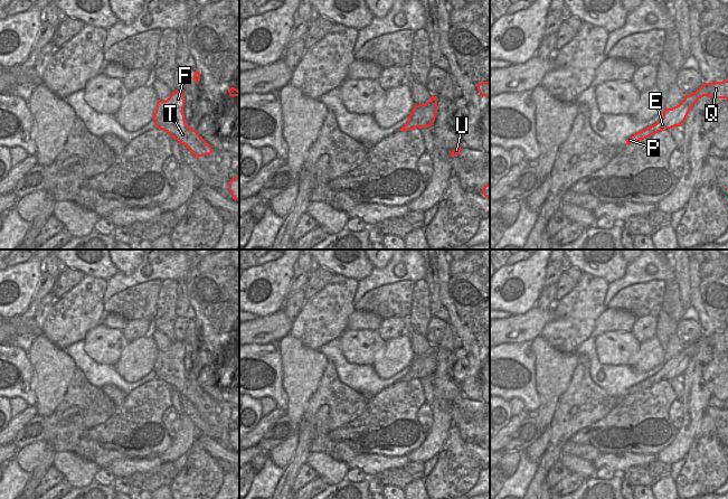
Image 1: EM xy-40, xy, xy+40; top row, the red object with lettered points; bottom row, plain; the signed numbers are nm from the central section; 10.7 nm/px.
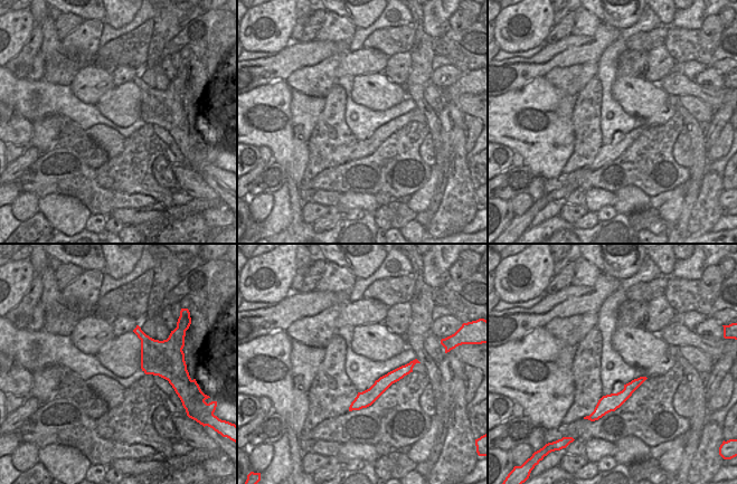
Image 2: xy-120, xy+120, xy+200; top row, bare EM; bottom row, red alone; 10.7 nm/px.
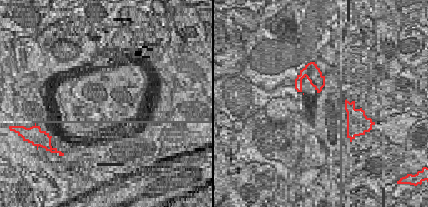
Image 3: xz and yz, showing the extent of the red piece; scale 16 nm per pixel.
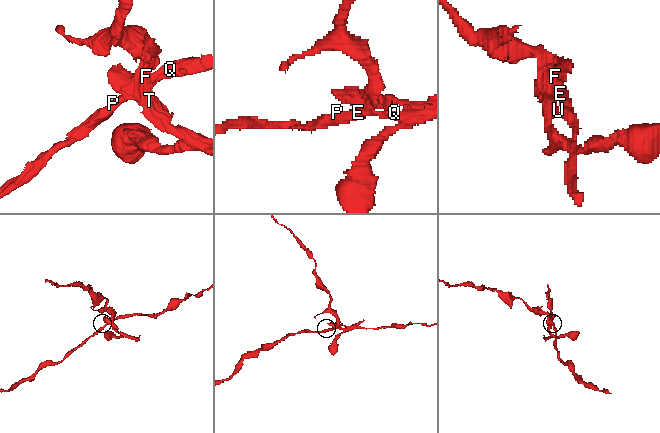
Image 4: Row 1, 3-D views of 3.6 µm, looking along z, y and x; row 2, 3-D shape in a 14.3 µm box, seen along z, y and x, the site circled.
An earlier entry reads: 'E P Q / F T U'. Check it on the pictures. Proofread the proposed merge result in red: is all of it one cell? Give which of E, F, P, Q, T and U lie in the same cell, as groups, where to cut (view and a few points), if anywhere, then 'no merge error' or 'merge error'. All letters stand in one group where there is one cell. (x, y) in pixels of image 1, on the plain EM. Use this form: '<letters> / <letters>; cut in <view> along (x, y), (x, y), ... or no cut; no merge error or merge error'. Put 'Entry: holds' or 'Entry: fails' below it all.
E P Q / F T U; cut in xy along (419, 355), (409, 367); merge error
Entry: holds

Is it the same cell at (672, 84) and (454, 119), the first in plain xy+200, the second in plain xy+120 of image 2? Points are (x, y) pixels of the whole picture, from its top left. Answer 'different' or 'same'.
different

